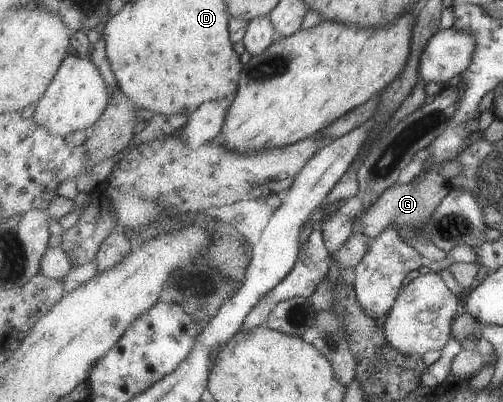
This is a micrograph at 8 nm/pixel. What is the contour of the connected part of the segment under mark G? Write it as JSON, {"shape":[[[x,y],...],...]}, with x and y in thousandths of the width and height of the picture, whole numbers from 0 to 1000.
{"shape":[[[867,408],[867,413],[855,413],[847,428],[837,425],[825,445],[819,445],[815,455],[807,458],[783,458],[724,532],[710,535],[706,540],[706,575],[734,587],[738,597],[744,597],[750,587],[755,587],[775,557],[787,557],[795,582],[803,590],[803,597],[827,617],[839,639],[845,639],[857,649],[879,649],[891,637],[891,627],[879,622],[859,597],[851,597],[847,587],[831,582],[831,557],[847,557],[851,547],[859,547],[859,532],[867,527],[867,517],[879,507],[879,500],[899,478],[901,463],[895,460],[895,445],[891,448],[879,433],[879,408]]]}

